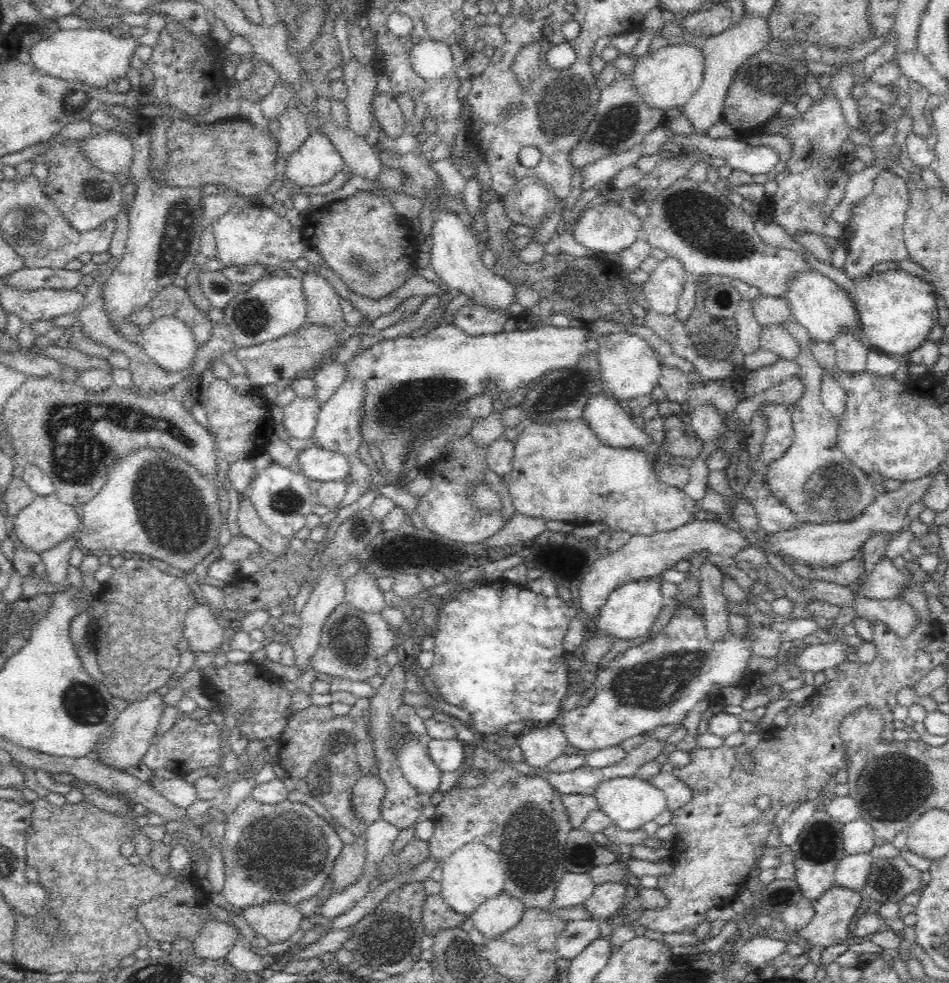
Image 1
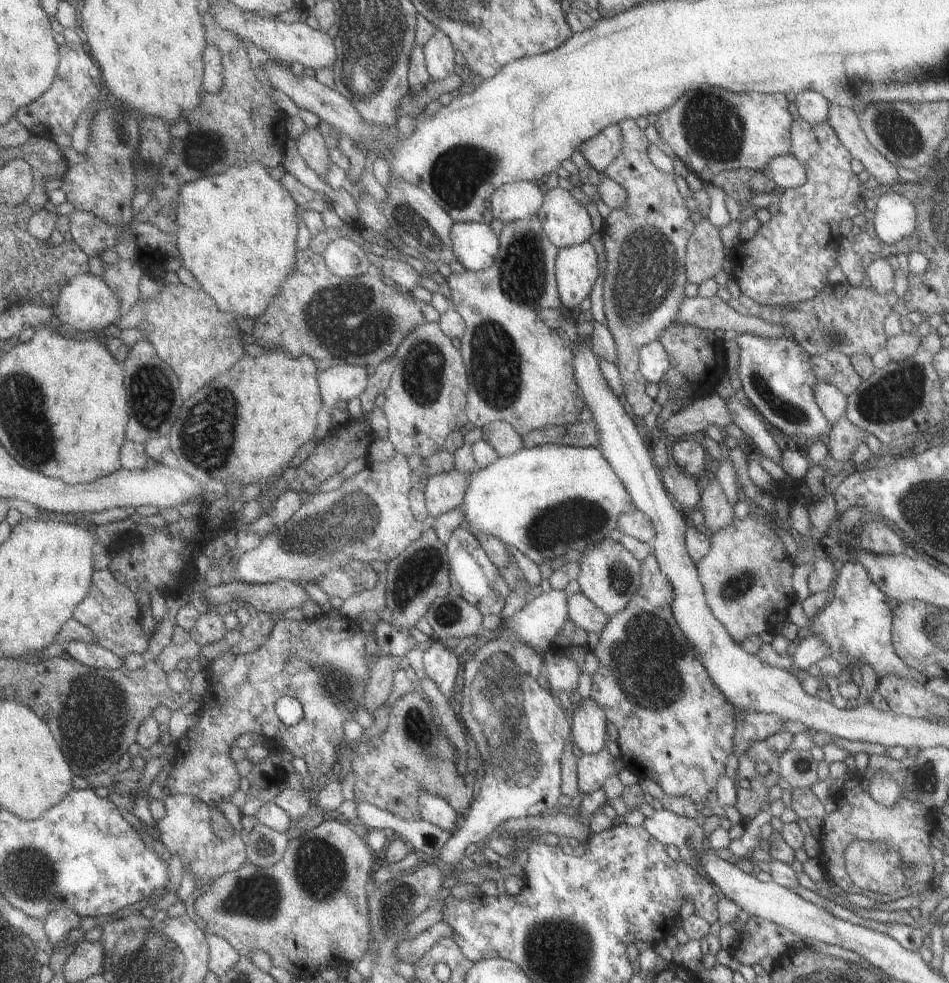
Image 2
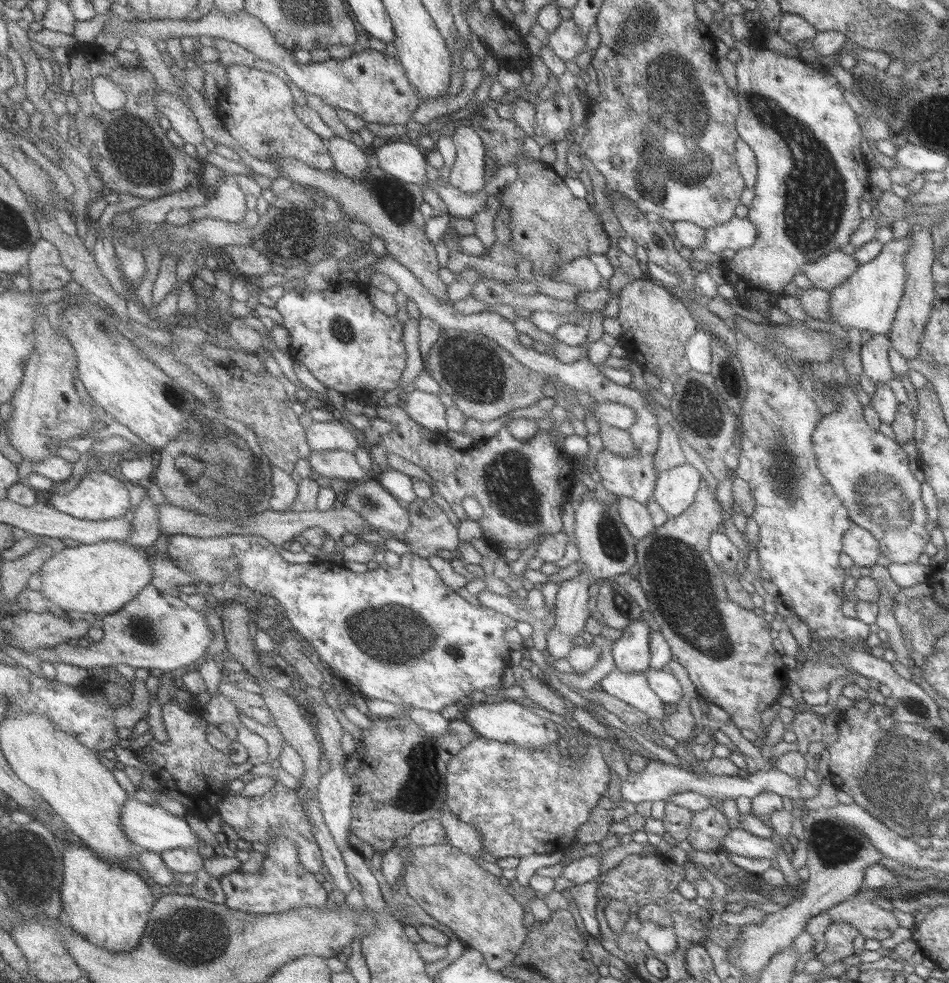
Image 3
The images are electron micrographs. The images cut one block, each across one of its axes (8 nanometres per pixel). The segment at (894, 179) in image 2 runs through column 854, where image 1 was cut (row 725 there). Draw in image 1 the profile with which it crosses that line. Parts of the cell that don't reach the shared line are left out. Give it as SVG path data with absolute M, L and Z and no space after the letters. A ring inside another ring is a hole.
M156 691L147 693L134 704L129 704L126 710L119 712L117 720L112 724L110 730L114 729L114 736L104 744L98 760L108 767L120 770L137 765L148 752L148 748L152 746L160 720L167 707L165 696Z

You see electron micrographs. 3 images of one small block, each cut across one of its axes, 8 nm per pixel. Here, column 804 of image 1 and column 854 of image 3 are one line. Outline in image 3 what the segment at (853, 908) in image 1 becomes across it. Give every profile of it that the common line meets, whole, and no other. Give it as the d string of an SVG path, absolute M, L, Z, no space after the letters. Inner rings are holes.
M831 922L824 930L823 938L825 948L815 956L823 962L823 966L830 966L834 961L851 956L853 950L853 938L859 936L859 931L846 922Z

